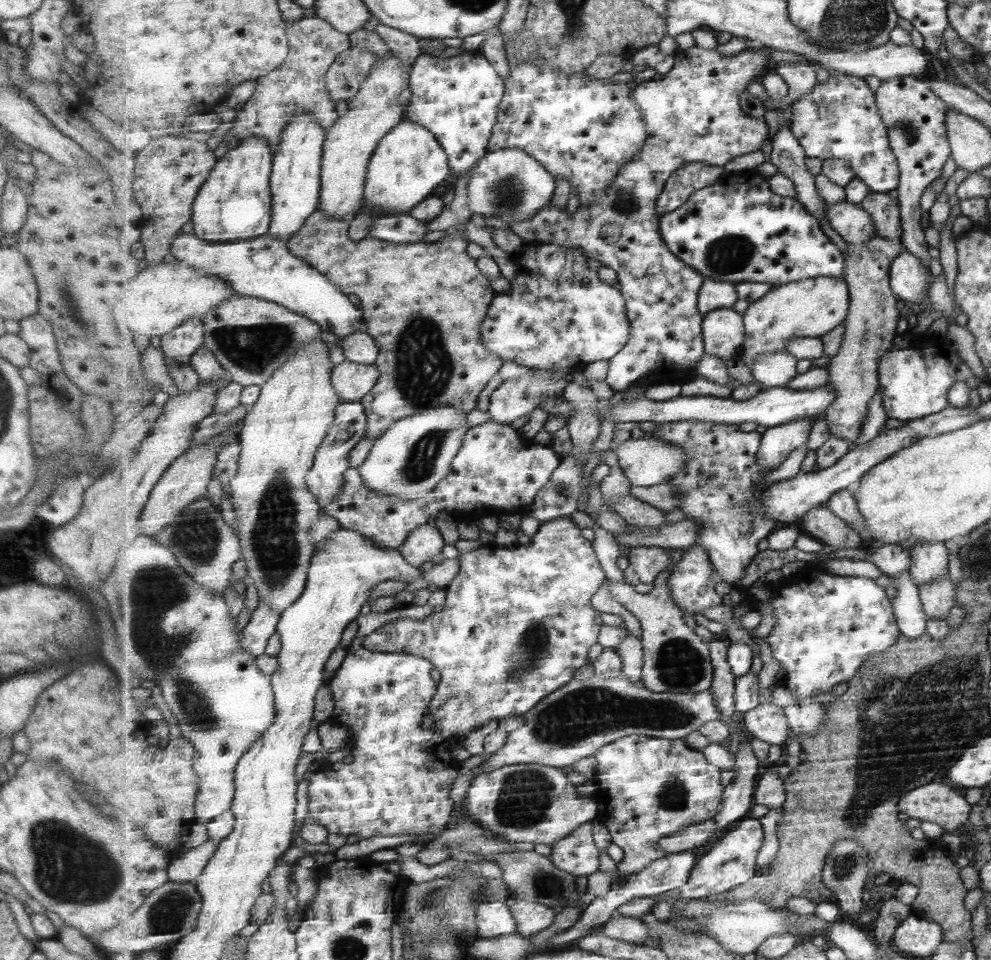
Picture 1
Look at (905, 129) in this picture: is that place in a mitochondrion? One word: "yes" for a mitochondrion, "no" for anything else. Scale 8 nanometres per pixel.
yes

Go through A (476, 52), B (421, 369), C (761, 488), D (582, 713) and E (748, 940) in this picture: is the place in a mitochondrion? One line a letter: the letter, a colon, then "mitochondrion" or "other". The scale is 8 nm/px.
A: other
B: mitochondrion
C: other
D: mitochondrion
E: other

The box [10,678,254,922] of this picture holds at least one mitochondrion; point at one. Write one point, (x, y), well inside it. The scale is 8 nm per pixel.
(55, 860)

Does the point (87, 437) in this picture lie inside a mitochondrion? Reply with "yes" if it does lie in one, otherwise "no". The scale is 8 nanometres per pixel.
no

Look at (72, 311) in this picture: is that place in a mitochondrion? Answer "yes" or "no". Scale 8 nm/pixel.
yes

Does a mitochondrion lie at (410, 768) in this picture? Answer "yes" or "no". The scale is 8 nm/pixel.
no

